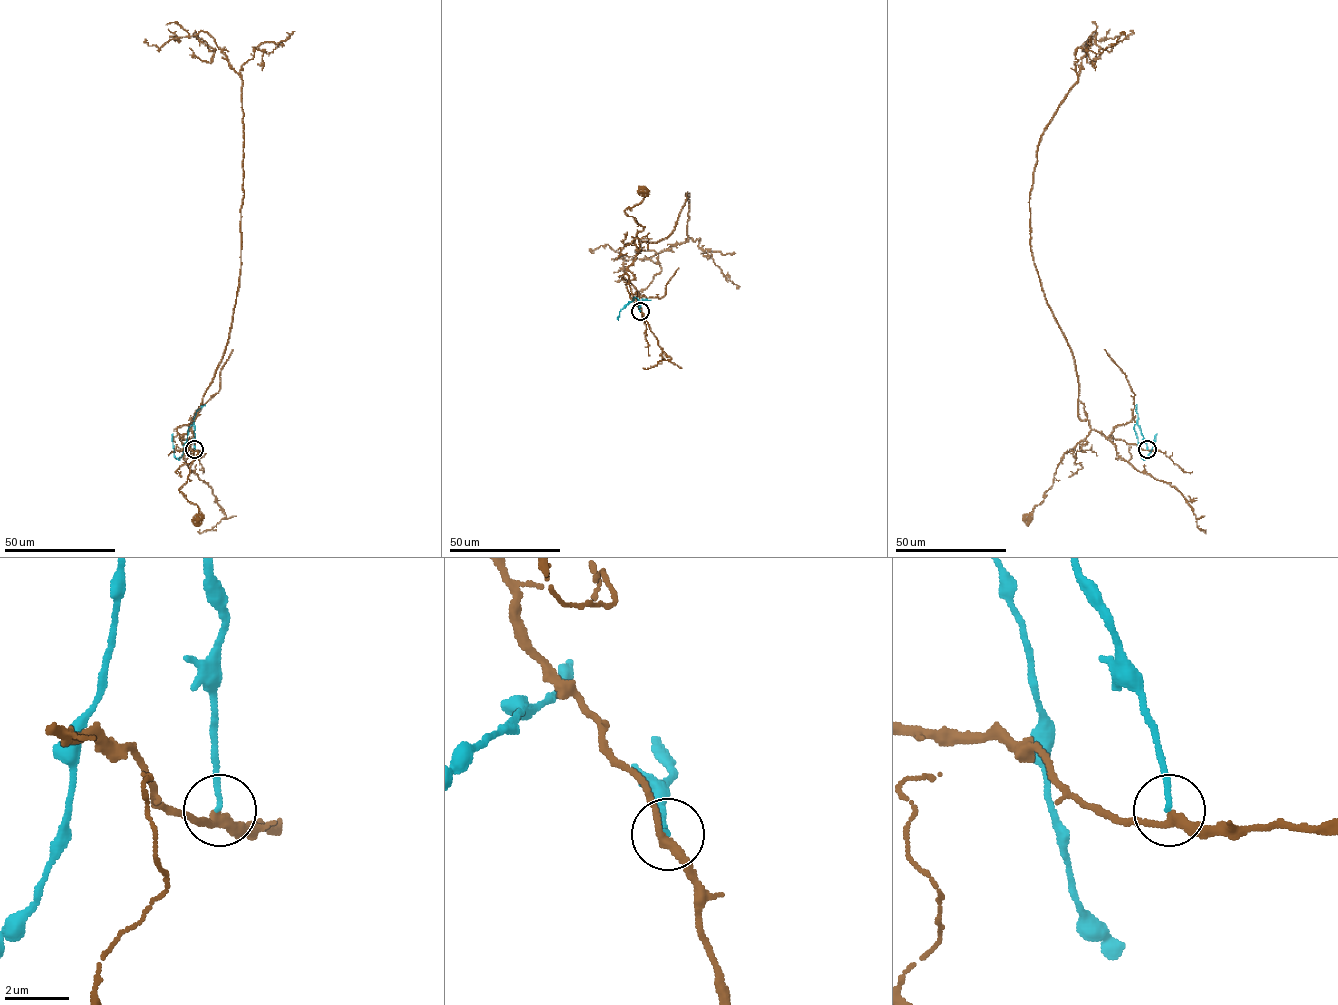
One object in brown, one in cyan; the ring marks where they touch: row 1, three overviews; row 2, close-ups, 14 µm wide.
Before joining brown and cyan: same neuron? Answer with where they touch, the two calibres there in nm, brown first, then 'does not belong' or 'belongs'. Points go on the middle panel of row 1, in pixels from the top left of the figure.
at (640, 311); 260 nm thick on the brown side, 150 nm on the other; does not belong

